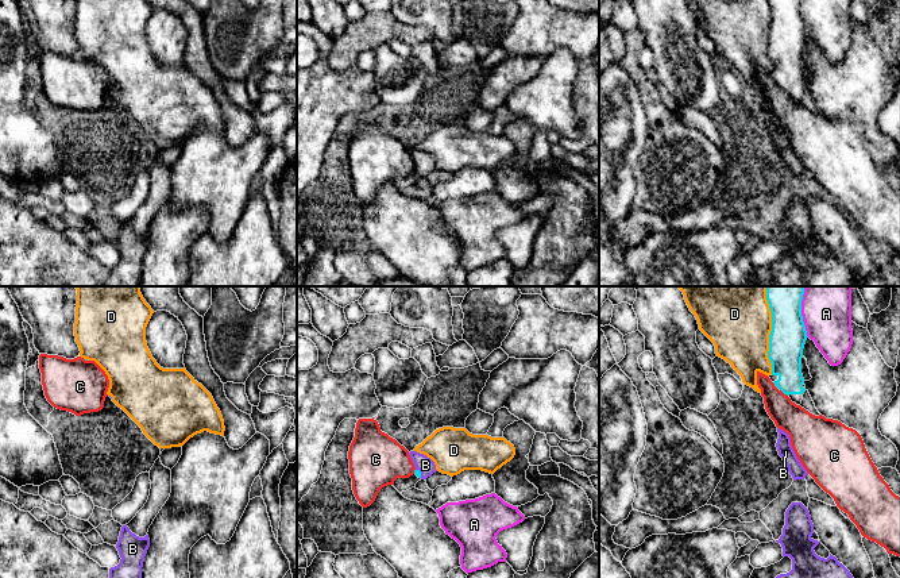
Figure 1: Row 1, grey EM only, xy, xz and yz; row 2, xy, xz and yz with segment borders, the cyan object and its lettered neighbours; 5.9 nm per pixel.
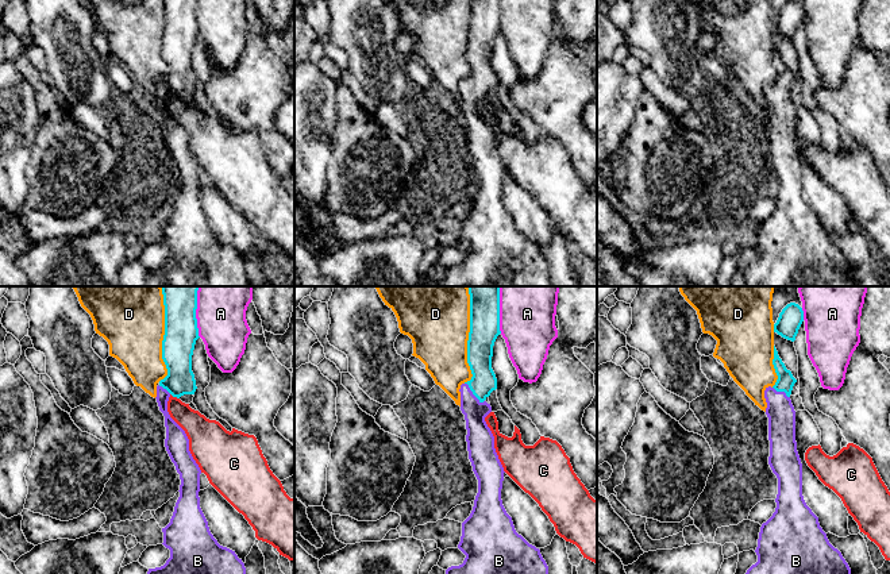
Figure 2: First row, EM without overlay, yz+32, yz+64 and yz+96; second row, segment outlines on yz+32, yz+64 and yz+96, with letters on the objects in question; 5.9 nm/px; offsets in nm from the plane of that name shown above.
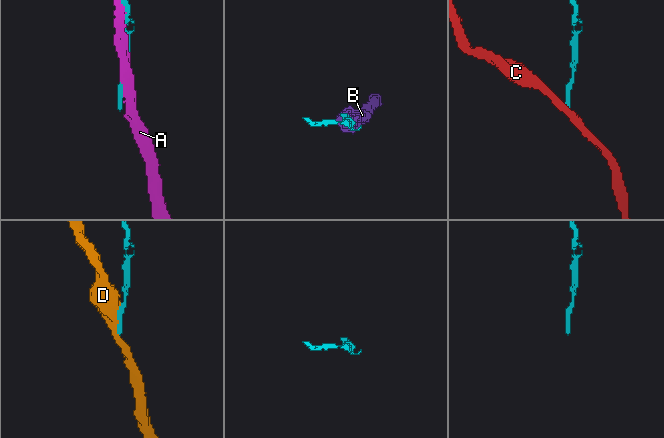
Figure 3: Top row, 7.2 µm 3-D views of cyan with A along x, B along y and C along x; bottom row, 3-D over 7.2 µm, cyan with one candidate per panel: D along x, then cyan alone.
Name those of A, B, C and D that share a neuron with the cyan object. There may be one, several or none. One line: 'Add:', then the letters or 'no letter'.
Add: B

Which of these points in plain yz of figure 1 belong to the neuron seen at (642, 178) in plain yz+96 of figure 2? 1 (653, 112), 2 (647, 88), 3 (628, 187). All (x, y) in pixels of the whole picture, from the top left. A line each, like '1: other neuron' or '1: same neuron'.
1: same neuron
2: same neuron
3: other neuron

